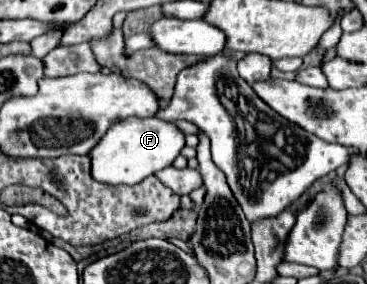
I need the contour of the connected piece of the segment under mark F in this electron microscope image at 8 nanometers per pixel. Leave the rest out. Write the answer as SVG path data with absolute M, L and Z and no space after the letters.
M125 118L113 124L101 142L89 152L91 158L91 176L93 180L109 186L133 186L143 178L171 166L185 146L185 136L171 122L157 118Z

